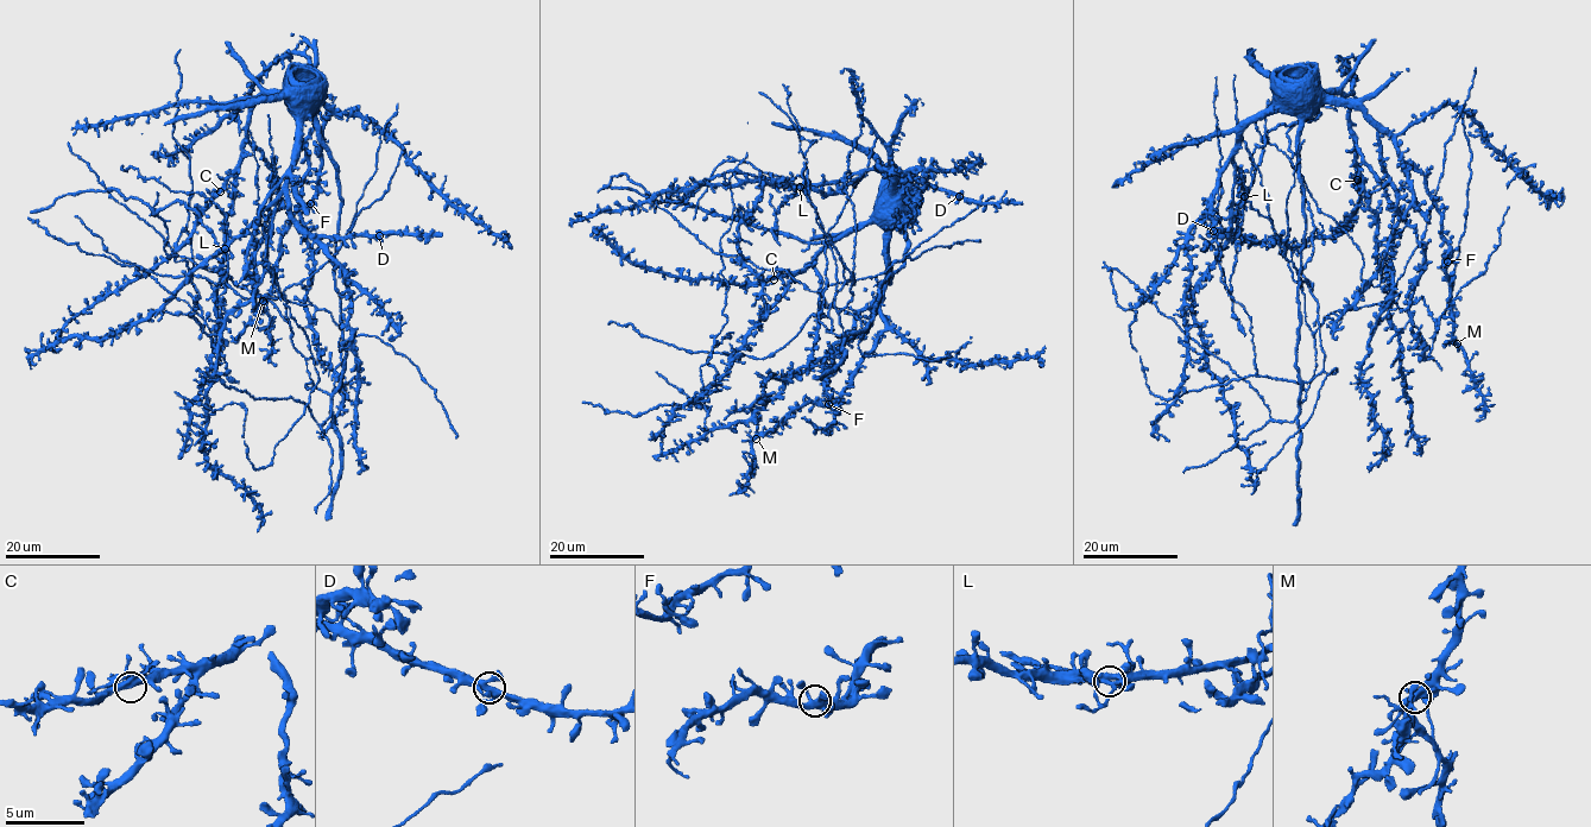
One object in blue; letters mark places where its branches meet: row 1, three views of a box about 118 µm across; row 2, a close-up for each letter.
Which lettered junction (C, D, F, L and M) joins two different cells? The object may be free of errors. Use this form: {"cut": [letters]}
{"cut": ["L"]}

